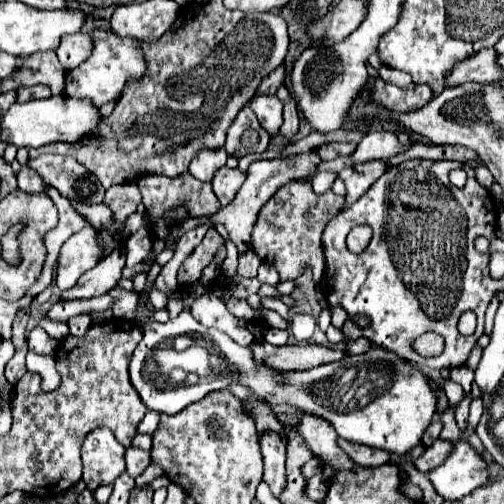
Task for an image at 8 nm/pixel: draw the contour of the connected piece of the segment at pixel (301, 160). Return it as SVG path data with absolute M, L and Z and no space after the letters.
M311 149L311 151L307 151L307 153L297 153L297 155L293 155L293 157L273 159L273 161L255 161L255 163L249 167L247 179L245 179L245 183L241 185L239 193L235 195L235 199L233 199L227 207L219 209L219 211L217 211L215 215L211 215L211 217L191 219L191 221L187 221L187 223L175 225L171 235L173 235L175 239L179 239L185 231L189 231L191 227L195 227L195 225L199 225L199 223L211 223L211 225L223 223L225 229L227 229L227 233L229 233L229 241L235 243L237 253L243 255L243 253L247 253L247 251L253 249L253 247L251 247L251 229L253 229L253 225L255 225L255 217L257 217L259 209L261 209L261 207L269 201L269 197L275 195L275 191L277 191L279 187L283 187L285 183L315 175L315 173L317 173L317 167L319 167L319 161L321 161L321 157L319 157L317 149Z

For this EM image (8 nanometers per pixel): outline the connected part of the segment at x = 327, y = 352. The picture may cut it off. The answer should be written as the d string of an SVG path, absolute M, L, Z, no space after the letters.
M257 341L251 345L257 363L265 363L277 371L297 371L311 369L331 361L341 361L347 357L347 351L333 349L327 345L313 343L287 343L283 347L275 347L267 341Z

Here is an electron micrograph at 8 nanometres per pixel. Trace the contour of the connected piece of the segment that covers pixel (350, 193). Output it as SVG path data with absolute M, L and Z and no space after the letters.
M367 161L363 165L351 165L343 169L339 177L347 187L347 199L357 201L385 173L385 169L385 161Z

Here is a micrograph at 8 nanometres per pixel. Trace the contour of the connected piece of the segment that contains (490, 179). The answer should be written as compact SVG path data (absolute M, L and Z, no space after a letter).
M477 163L477 165L475 165L475 177L477 177L477 181L479 181L487 191L491 191L491 185L495 183L495 179L483 163Z

